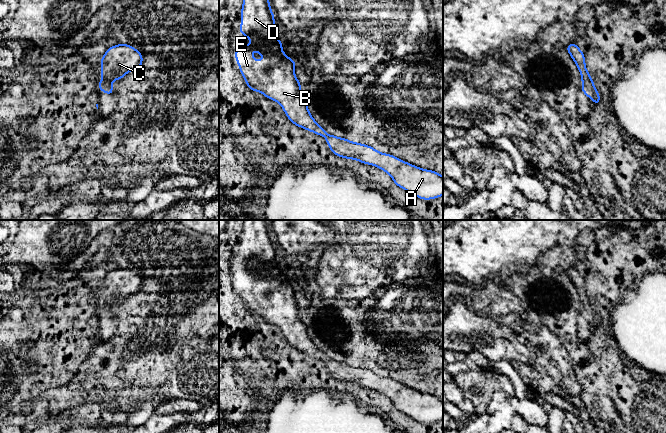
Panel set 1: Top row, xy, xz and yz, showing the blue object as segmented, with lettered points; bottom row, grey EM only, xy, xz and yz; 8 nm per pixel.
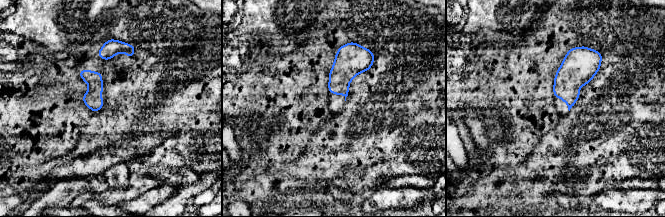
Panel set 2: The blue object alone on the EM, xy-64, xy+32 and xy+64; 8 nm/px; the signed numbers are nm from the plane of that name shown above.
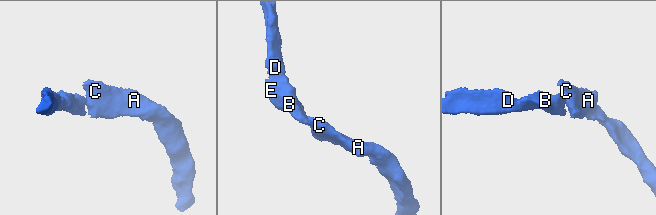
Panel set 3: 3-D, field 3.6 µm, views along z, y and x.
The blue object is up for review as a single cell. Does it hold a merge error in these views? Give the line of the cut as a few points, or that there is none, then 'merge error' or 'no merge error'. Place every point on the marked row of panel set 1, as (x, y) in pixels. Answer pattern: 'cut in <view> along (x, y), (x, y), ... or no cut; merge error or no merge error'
no cut; no merge error

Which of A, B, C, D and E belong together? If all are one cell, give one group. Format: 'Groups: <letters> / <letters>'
Groups: A B C D E

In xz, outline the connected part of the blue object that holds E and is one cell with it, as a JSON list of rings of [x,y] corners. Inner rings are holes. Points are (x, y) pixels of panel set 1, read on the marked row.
[[[243,0],[240,22],[239,32],[249,38],[252,45],[238,45],[235,60],[251,91],[259,91],[277,101],[296,126],[325,137],[335,155],[382,169],[398,187],[417,198],[430,200],[443,195],[443,176],[437,172],[419,168],[371,146],[328,135],[313,119],[301,95],[302,85],[294,73],[296,61],[282,51],[283,43],[276,37],[269,0]],[[253,49],[266,58],[255,60]]]

